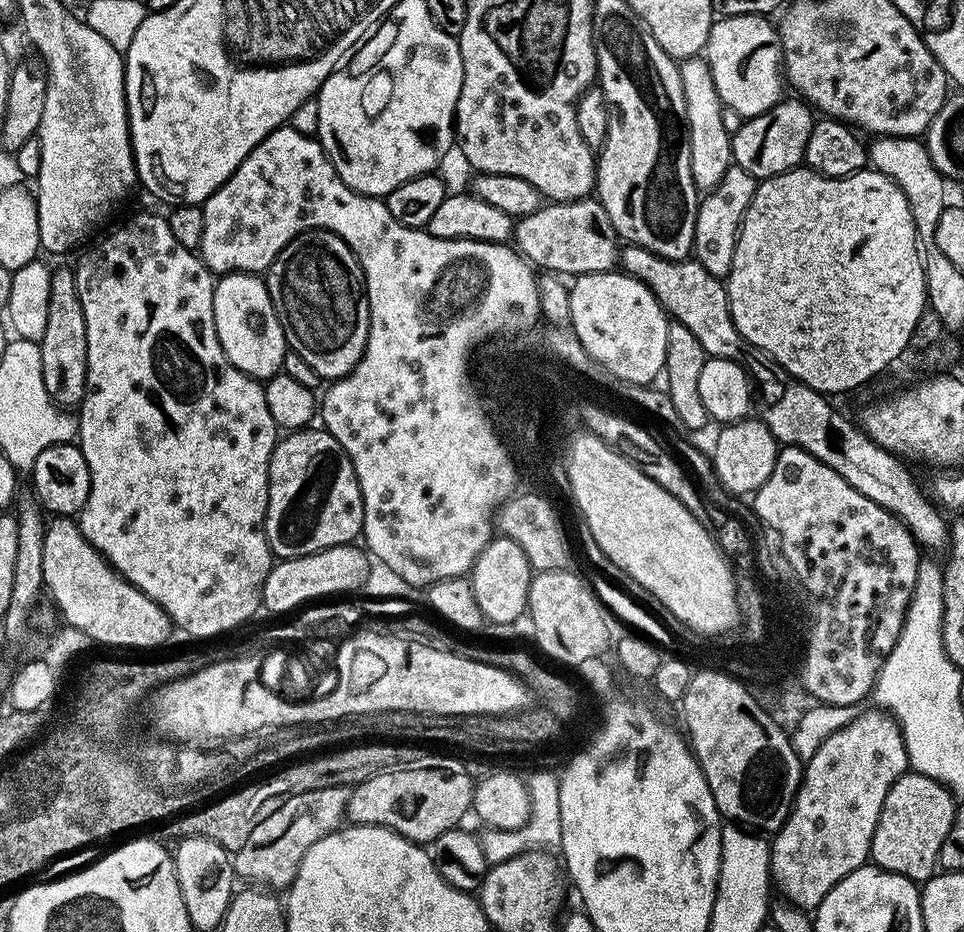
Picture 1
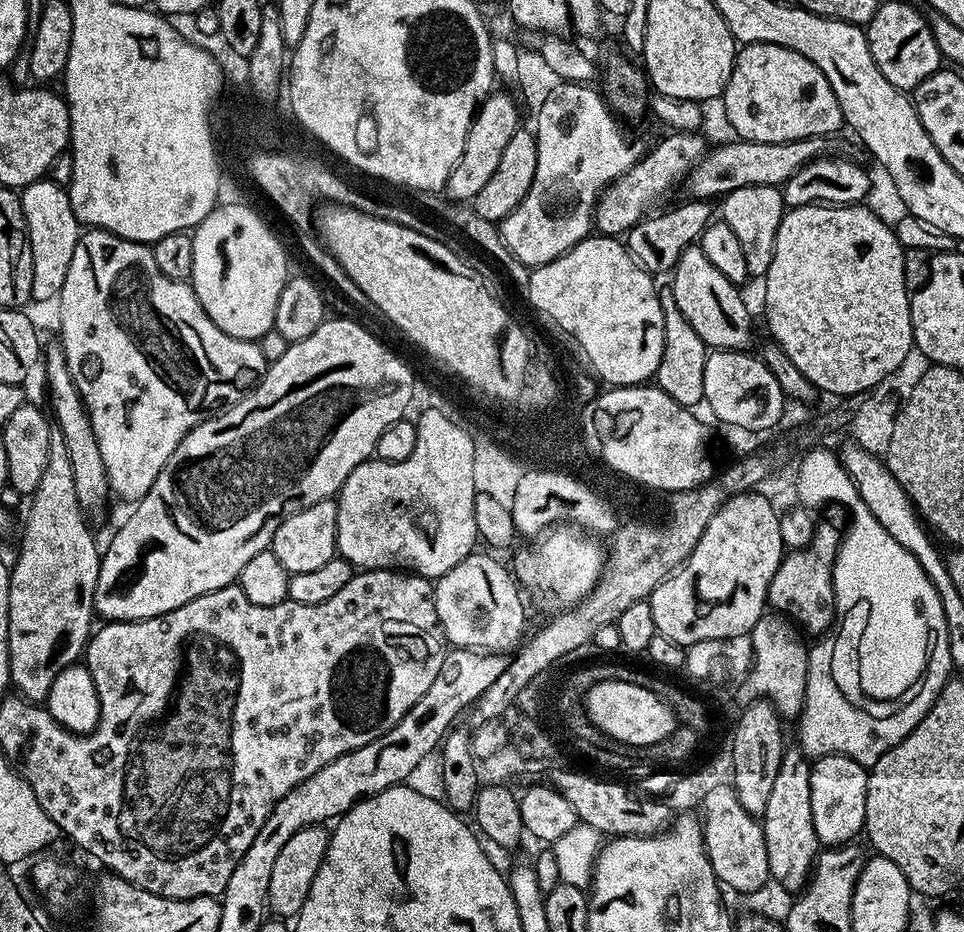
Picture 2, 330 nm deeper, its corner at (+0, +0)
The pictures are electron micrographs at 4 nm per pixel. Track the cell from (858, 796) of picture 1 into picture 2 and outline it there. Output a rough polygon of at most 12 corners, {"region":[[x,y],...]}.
{"region":[[839,754],[811,765],[814,830],[824,846],[861,835],[865,765]]}

